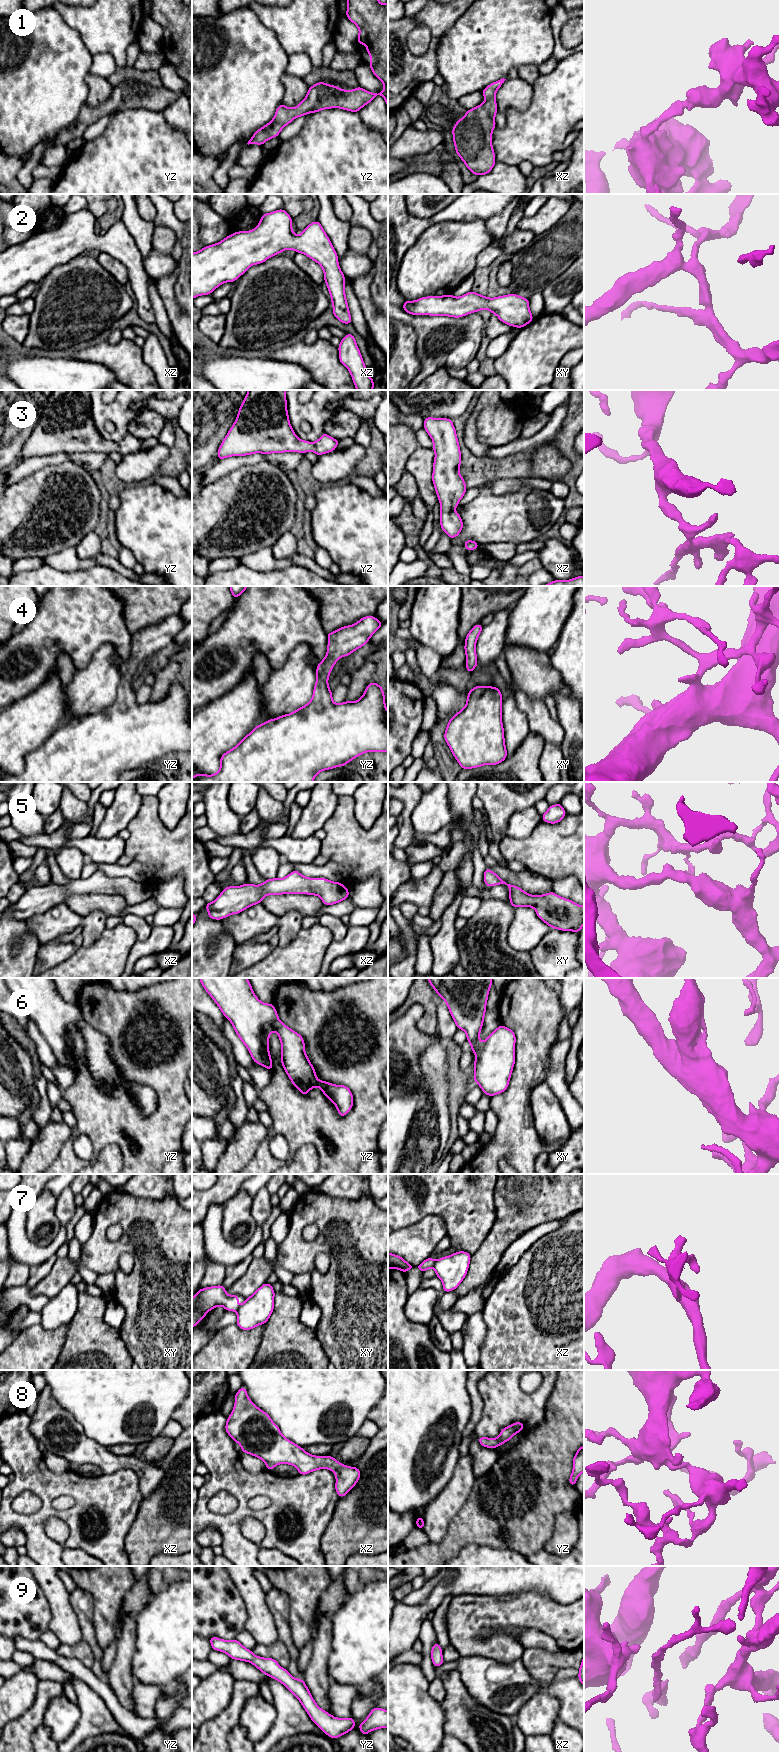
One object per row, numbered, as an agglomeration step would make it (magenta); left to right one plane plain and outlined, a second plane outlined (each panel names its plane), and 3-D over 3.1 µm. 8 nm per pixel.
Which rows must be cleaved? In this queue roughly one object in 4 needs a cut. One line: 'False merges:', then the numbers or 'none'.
False merges: 7

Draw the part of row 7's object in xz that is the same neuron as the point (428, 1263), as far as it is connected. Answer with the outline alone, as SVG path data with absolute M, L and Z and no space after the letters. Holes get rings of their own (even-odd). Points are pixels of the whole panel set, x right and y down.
M429 1257L428 1259L424 1260L420 1265L416 1266L416 1268L418 1268L421 1271L421 1273L423 1273L427 1269L433 1267L433 1262L434 1259L432 1257Z

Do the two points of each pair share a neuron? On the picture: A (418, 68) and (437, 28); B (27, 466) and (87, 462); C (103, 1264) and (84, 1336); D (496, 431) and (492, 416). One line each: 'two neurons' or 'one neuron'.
A: one neuron
B: one neuron
C: two neurons
D: one neuron

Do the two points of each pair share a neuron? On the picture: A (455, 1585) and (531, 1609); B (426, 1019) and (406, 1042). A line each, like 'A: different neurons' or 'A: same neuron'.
A: different neurons
B: different neurons

